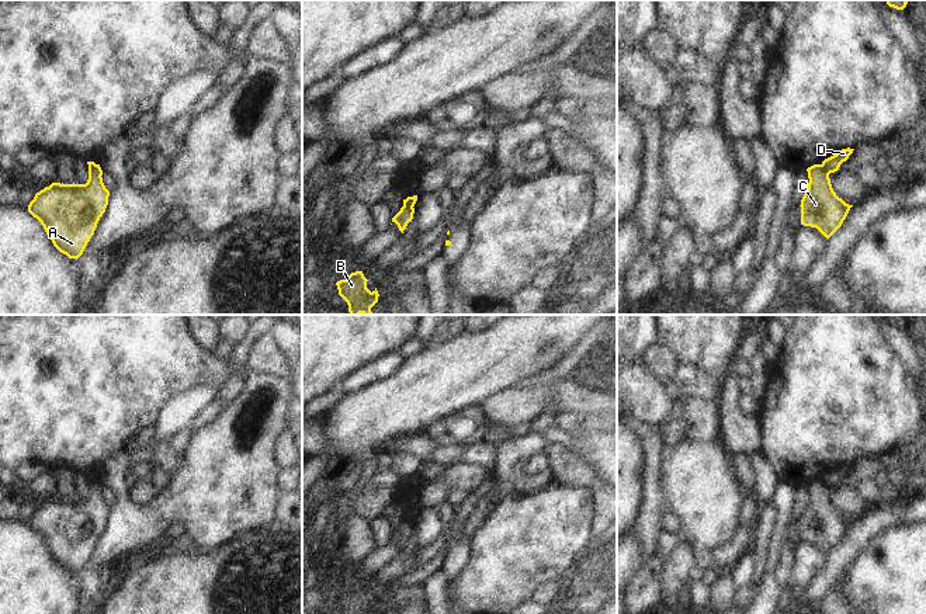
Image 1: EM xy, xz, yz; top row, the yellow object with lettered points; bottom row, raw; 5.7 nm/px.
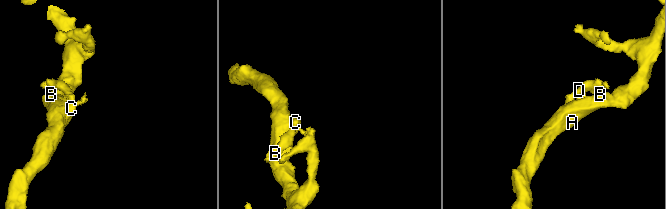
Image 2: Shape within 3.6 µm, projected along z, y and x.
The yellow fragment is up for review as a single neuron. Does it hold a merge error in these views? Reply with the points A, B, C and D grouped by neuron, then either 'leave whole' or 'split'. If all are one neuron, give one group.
A B C / D | split

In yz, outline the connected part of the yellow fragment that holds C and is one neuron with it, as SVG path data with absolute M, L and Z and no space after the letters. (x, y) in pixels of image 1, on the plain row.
M823 479L807 483L808 504L801 514L801 540L816 542L829 554L843 538L853 520L846 518L832 503Z

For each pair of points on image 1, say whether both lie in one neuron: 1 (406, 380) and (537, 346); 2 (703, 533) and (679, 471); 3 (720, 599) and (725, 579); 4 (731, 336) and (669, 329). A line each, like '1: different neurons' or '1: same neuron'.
1: same neuron
2: same neuron
3: same neuron
4: same neuron

